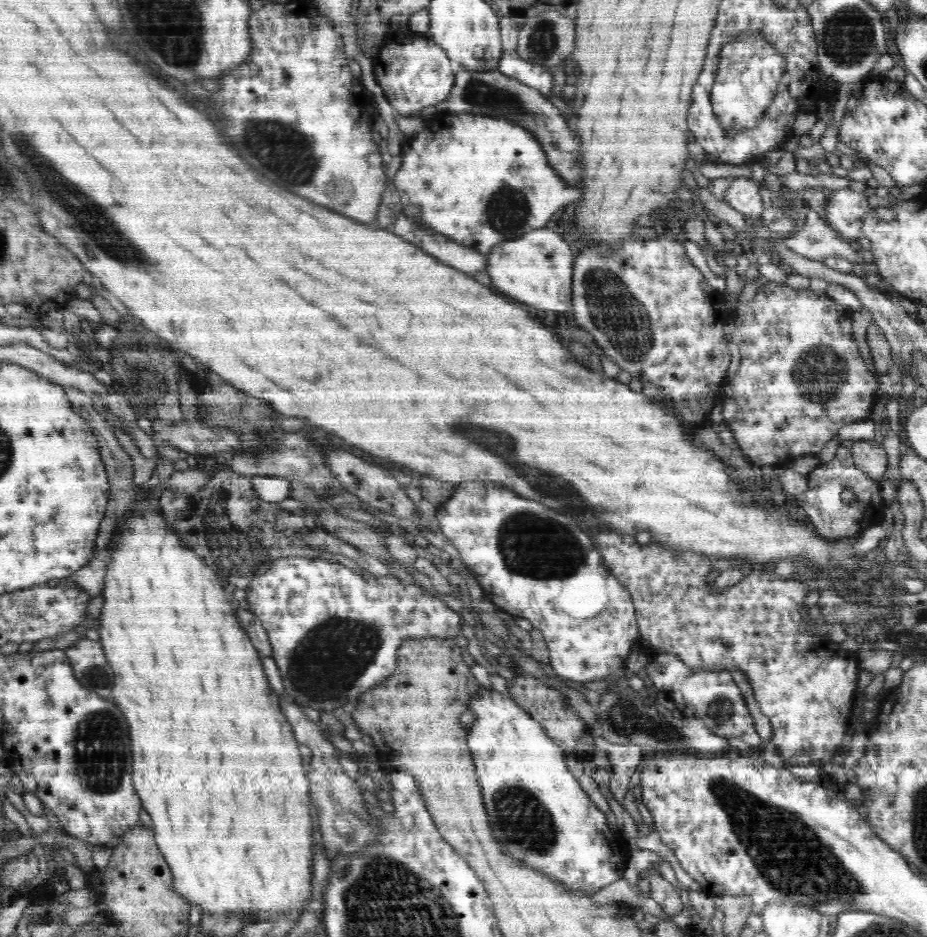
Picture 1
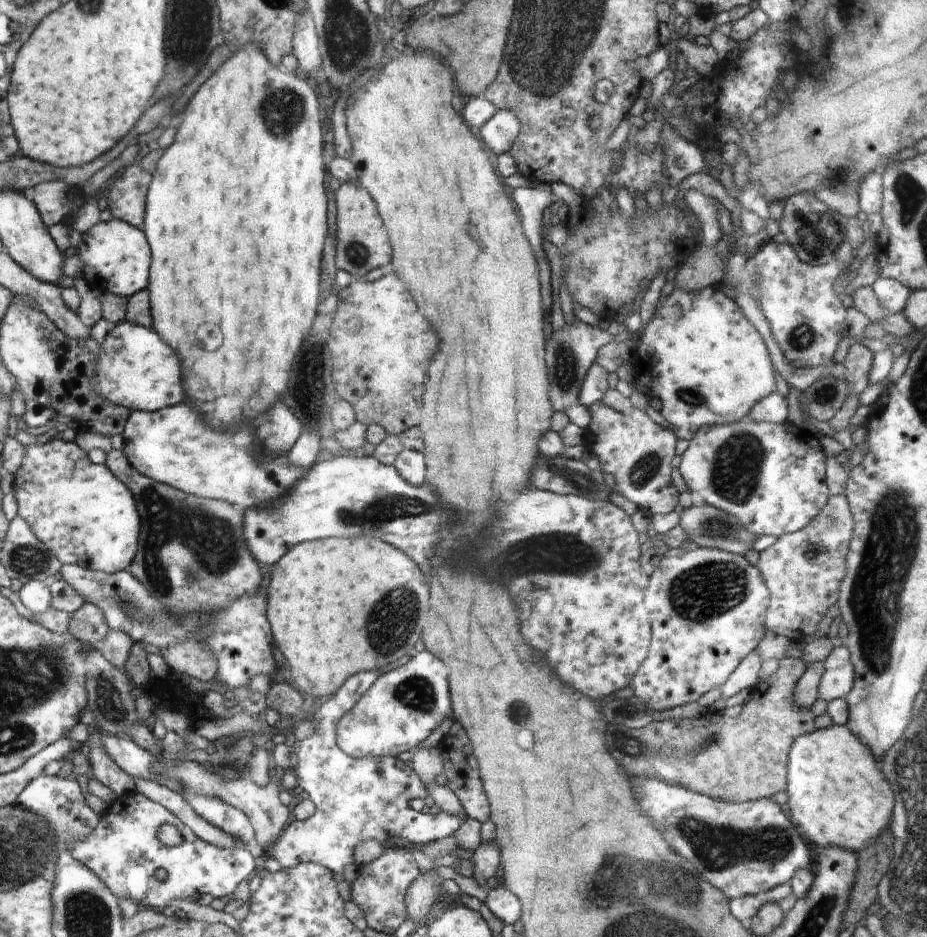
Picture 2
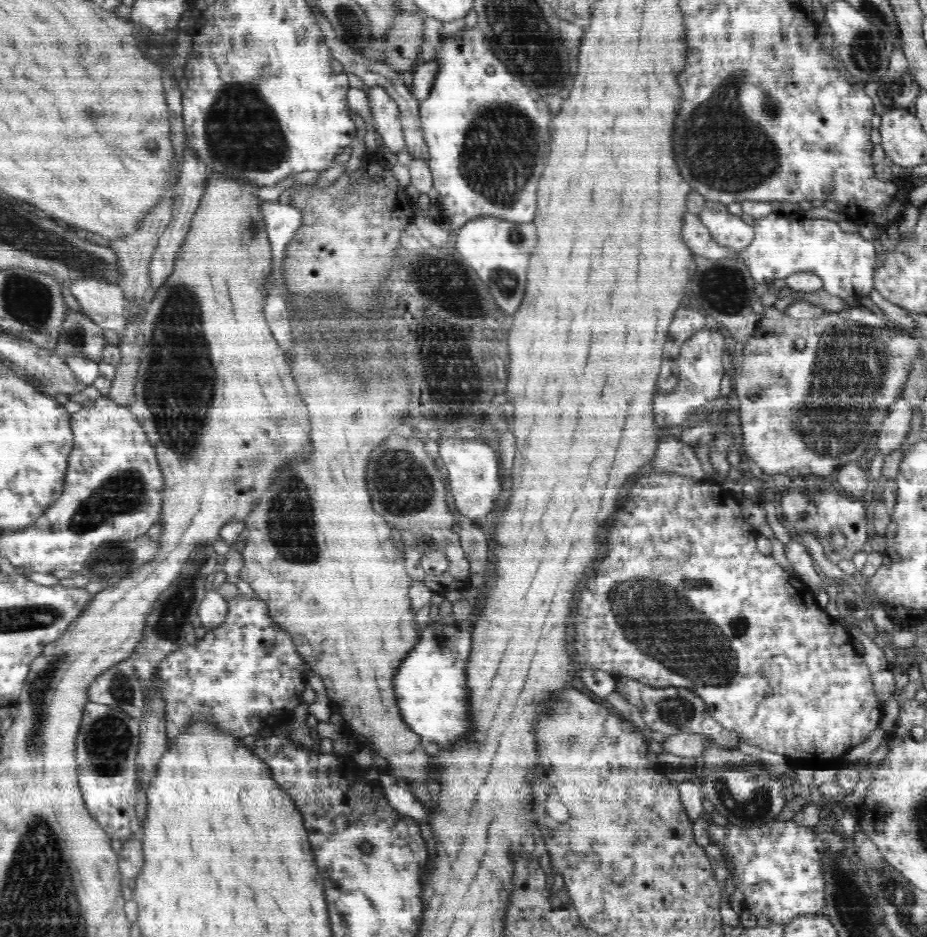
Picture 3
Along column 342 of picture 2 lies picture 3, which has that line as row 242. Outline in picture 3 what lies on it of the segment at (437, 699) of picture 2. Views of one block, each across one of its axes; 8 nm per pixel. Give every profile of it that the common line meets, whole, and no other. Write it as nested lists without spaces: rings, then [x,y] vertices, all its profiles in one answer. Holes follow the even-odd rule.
[[[704,207],[698,217],[718,245],[728,247],[736,253],[743,252],[754,238],[754,227],[729,212],[716,212]]]

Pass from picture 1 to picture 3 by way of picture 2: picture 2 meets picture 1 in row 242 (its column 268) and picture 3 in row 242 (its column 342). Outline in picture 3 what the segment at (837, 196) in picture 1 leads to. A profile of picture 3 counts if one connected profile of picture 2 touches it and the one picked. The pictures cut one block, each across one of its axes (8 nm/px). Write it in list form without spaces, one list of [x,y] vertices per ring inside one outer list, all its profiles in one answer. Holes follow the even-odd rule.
[[[686,211],[683,216],[681,237],[690,253],[708,260],[740,259],[758,284],[769,284],[798,272],[814,272],[823,282],[823,289],[840,298],[869,295],[875,289],[874,274],[877,266],[876,248],[860,233],[844,233],[840,225],[826,219],[796,221],[785,215],[768,214],[755,219],[754,238],[740,253],[720,246],[696,214]]]

